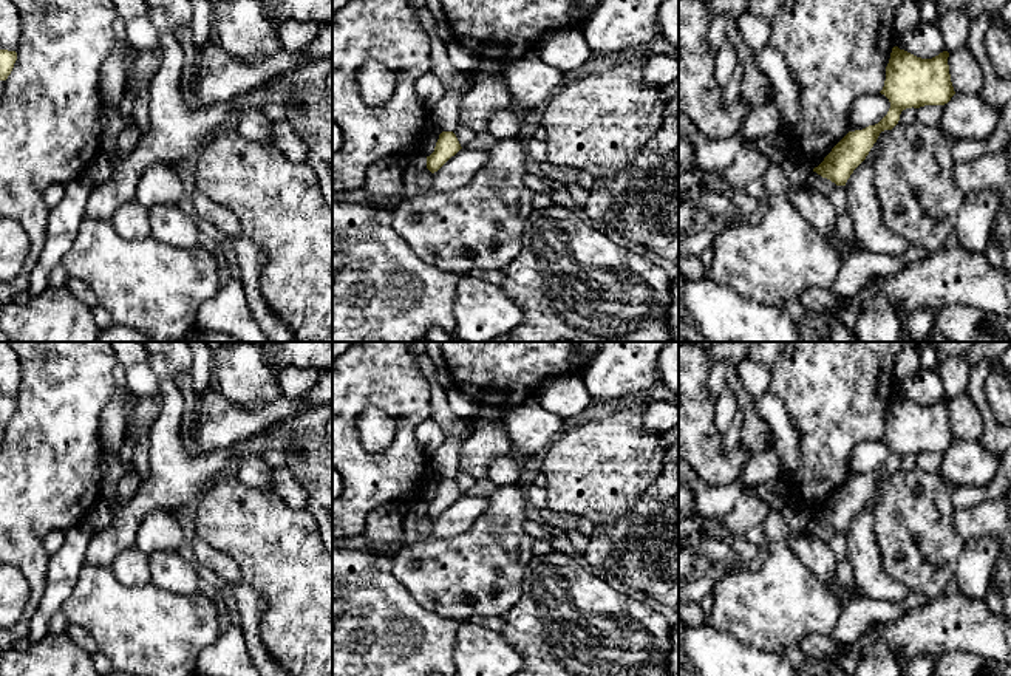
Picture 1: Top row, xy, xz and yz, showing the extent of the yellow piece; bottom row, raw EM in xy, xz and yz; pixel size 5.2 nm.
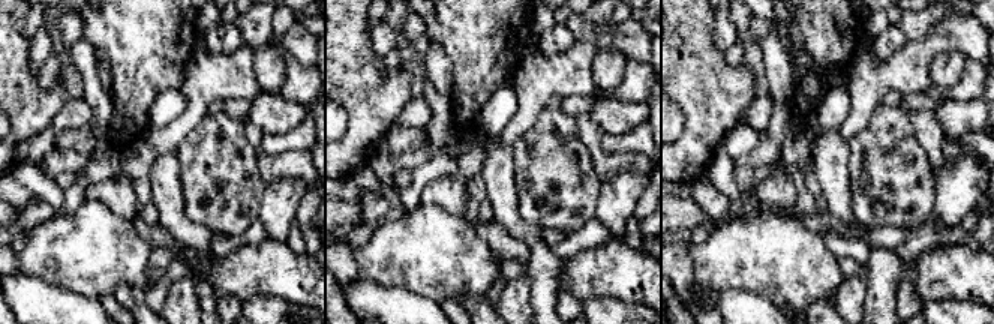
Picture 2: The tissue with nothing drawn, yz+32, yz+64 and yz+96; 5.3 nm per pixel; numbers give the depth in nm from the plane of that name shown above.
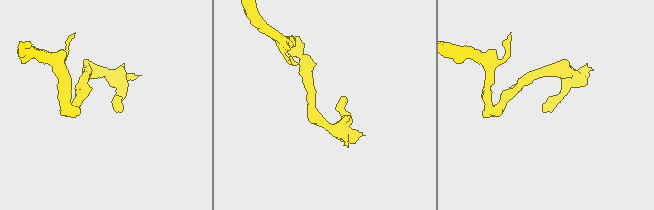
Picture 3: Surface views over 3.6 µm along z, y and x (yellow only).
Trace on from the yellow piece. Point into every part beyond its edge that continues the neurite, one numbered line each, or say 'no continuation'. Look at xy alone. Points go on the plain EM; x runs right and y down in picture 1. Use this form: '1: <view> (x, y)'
no continuation

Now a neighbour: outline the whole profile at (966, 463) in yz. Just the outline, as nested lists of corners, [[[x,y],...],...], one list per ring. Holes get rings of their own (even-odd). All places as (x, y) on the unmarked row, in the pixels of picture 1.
[[[955,439],[943,453],[938,473],[957,486],[985,486],[1000,469],[1000,456],[979,441]]]

